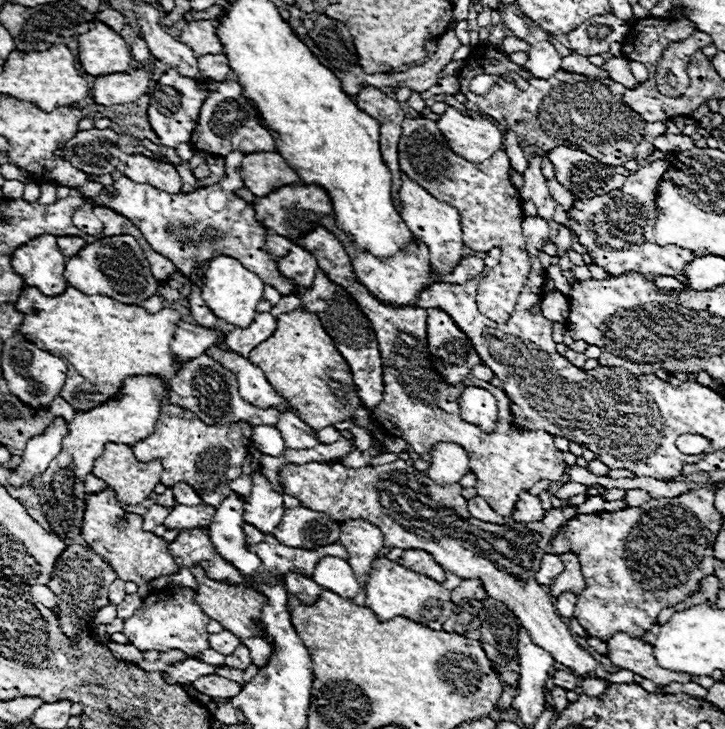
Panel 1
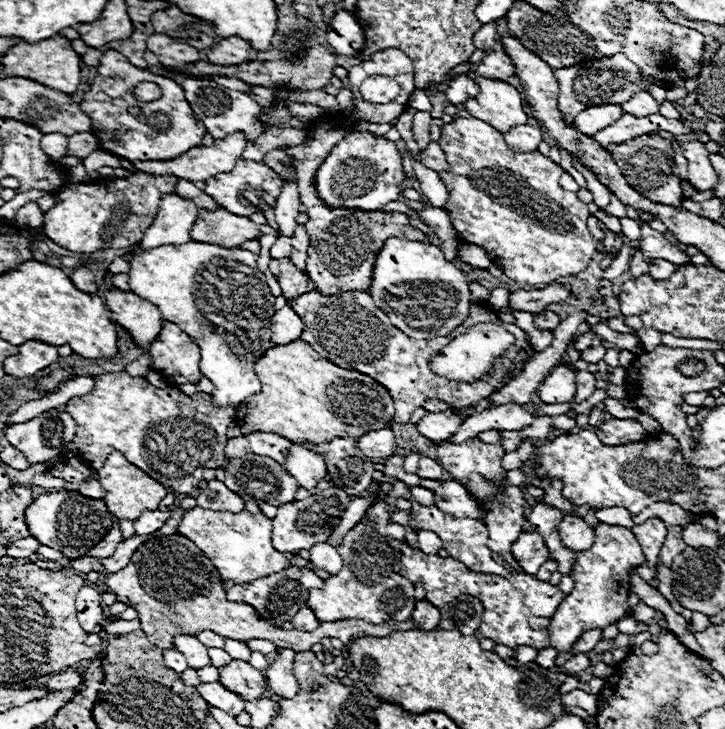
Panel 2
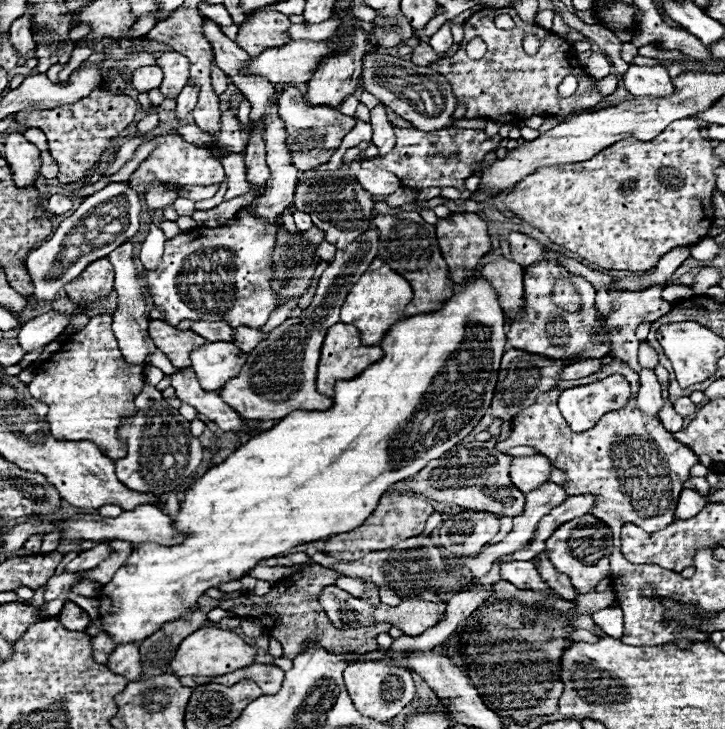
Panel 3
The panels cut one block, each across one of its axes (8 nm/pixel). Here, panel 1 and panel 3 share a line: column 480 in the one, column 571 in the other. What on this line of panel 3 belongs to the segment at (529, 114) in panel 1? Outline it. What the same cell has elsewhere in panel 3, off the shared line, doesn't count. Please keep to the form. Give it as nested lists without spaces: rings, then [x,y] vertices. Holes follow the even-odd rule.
[[[482,8],[472,18],[468,18],[463,27],[464,40],[458,52],[452,58],[436,60],[434,64],[430,64],[430,68],[448,78],[458,102],[466,102],[466,118],[496,118],[504,114],[512,114],[520,118],[570,116],[574,112],[594,108],[598,102],[602,102],[604,96],[612,94],[618,86],[616,76],[602,78],[602,80],[588,76],[580,66],[578,54],[572,48],[572,44],[568,44],[564,38],[560,38],[550,30],[522,22],[514,8]],[[498,14],[510,14],[516,22],[516,28],[512,30],[496,28],[494,20]],[[524,32],[534,32],[540,36],[542,46],[538,54],[528,56],[522,50]],[[476,36],[480,36],[486,42],[488,50],[484,58],[470,60],[466,56],[466,44]],[[568,74],[574,74],[578,78],[578,90],[570,98],[558,98],[558,86]]]

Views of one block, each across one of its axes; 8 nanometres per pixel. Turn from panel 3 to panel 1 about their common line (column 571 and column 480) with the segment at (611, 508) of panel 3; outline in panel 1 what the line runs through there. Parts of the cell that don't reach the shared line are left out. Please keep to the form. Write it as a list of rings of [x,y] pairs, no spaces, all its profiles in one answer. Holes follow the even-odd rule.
[[[316,226],[296,244],[306,248],[310,254],[314,254],[320,270],[324,270],[324,274],[334,284],[350,292],[350,296],[360,304],[360,310],[370,320],[372,330],[376,332],[380,356],[384,362],[384,398],[378,406],[372,408],[372,414],[376,424],[382,426],[384,432],[388,432],[386,434],[388,438],[406,440],[412,446],[412,450],[418,454],[430,452],[432,446],[438,442],[454,442],[462,446],[470,456],[472,472],[478,476],[478,484],[476,484],[478,494],[498,514],[506,518],[512,516],[514,504],[522,490],[530,490],[540,480],[550,480],[550,482],[562,480],[562,476],[570,466],[562,460],[562,452],[554,446],[552,436],[544,430],[516,428],[510,410],[510,398],[504,394],[504,390],[492,386],[490,382],[484,380],[480,382],[476,378],[466,378],[460,386],[448,388],[442,382],[442,378],[432,370],[432,362],[426,352],[426,318],[428,318],[426,310],[418,306],[392,310],[376,302],[376,298],[370,296],[370,292],[364,286],[360,286],[360,282],[356,280],[350,258],[344,252],[342,244],[336,240],[334,234],[330,234],[322,226]],[[466,386],[482,386],[490,390],[496,398],[500,410],[498,410],[494,432],[486,434],[478,430],[478,426],[460,420],[458,400],[460,400],[460,390]]]

